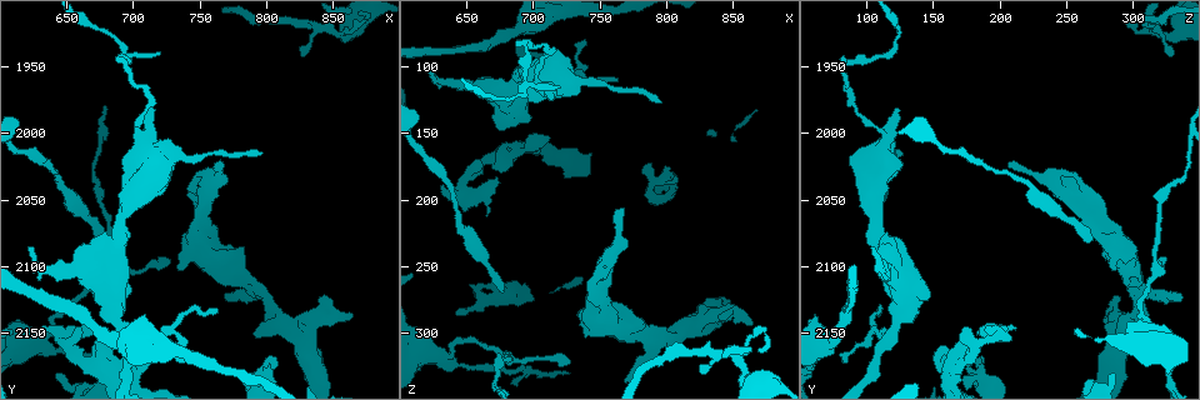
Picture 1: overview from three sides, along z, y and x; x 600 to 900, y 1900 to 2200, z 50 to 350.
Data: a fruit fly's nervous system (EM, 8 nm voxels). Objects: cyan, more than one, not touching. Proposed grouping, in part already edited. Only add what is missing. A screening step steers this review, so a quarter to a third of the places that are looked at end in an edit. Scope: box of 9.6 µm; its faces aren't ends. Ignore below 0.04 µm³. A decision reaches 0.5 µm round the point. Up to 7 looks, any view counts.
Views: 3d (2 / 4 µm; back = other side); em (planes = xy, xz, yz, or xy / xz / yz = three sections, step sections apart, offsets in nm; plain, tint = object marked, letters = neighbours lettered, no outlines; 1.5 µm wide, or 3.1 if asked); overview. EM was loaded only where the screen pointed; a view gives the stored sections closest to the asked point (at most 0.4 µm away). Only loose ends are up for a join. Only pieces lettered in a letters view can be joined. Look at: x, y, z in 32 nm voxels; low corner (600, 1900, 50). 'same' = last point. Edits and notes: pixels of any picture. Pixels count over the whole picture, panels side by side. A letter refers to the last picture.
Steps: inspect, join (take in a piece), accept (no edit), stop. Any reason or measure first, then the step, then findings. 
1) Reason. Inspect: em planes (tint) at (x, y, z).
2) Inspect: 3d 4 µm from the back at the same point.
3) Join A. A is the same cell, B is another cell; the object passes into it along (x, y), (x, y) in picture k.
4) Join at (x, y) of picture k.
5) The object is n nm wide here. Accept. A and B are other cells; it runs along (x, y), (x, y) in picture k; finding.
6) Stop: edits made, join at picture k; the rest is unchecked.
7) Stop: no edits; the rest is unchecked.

An open end. Inspect: em planes (letters) at (732, 2100, 286).

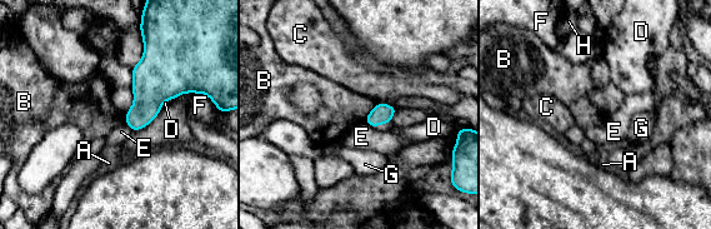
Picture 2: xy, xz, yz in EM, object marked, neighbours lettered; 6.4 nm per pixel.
Accept. A, B, C, D, E, F, G and H are other cells; a border runs along (377, 103), (364, 119) in picture 2; no lettered piece goes on from it.

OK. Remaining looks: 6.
An open end. Inspect: 3d 4 µm at (678, 2080, 268).

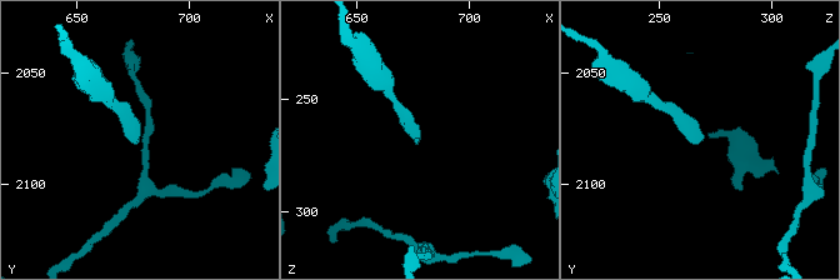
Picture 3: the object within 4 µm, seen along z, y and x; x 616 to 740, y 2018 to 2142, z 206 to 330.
Inspect: em yz step 8 (letters) at (677, 2079, 269).

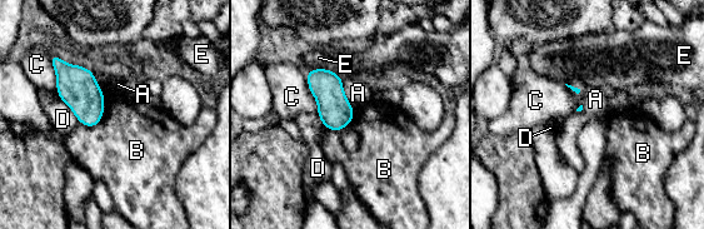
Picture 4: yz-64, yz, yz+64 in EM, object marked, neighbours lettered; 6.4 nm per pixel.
Accept. A, B, C, D and E are other cells; a border runs along (341, 79), (344, 94), (354, 111) in picture 4; none of them fits.

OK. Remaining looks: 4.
Inspect: em yz step 4 (letters) at (664, 2088, 118).

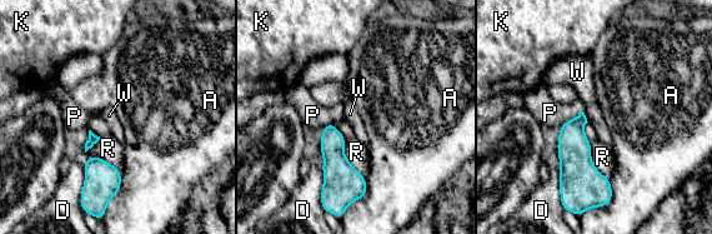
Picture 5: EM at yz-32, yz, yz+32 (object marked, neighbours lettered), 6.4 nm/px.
Cut it another way. Inspect: em planes (letters) at the same point.

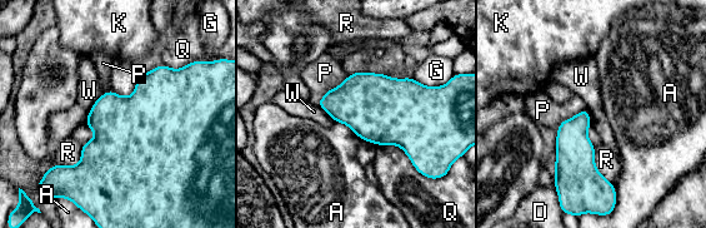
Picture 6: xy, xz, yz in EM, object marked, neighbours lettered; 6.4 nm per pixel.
The object is 440 nm wide here. Accept. A, D, G, K, P, Q, R and W are other cells; a border runs along (335, 120), (346, 124), (361, 139) in picture 6; no lettered piece goes on from it.

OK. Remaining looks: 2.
Stop: no edits; the rest is unchecked.

